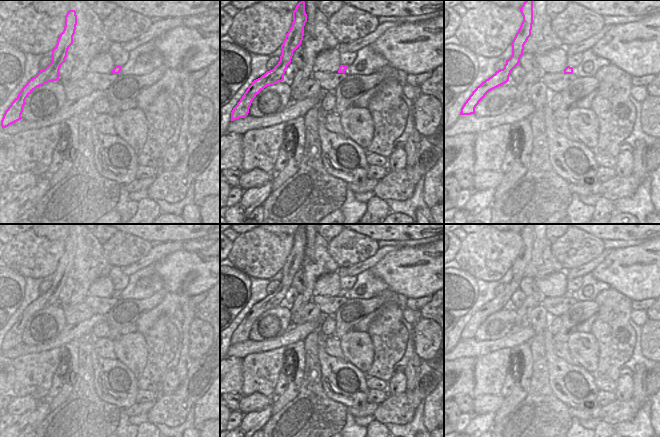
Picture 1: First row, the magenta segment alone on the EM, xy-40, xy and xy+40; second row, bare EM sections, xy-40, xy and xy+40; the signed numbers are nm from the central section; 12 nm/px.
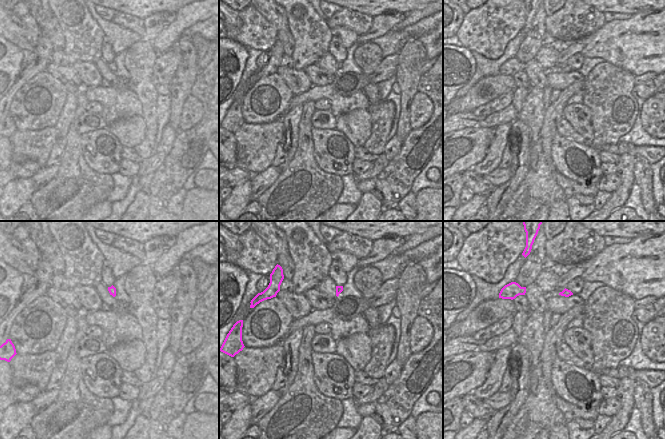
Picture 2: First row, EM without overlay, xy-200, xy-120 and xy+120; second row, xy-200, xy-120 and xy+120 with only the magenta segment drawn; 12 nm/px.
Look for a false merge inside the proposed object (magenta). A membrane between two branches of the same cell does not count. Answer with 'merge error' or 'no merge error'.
merge error

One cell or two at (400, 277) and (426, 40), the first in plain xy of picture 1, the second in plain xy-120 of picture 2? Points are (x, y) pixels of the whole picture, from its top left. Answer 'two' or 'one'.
one

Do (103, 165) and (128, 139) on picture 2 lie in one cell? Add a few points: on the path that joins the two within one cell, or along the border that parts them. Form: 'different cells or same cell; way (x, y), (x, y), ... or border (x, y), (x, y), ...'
different cells; border (107, 127), (123, 146)

